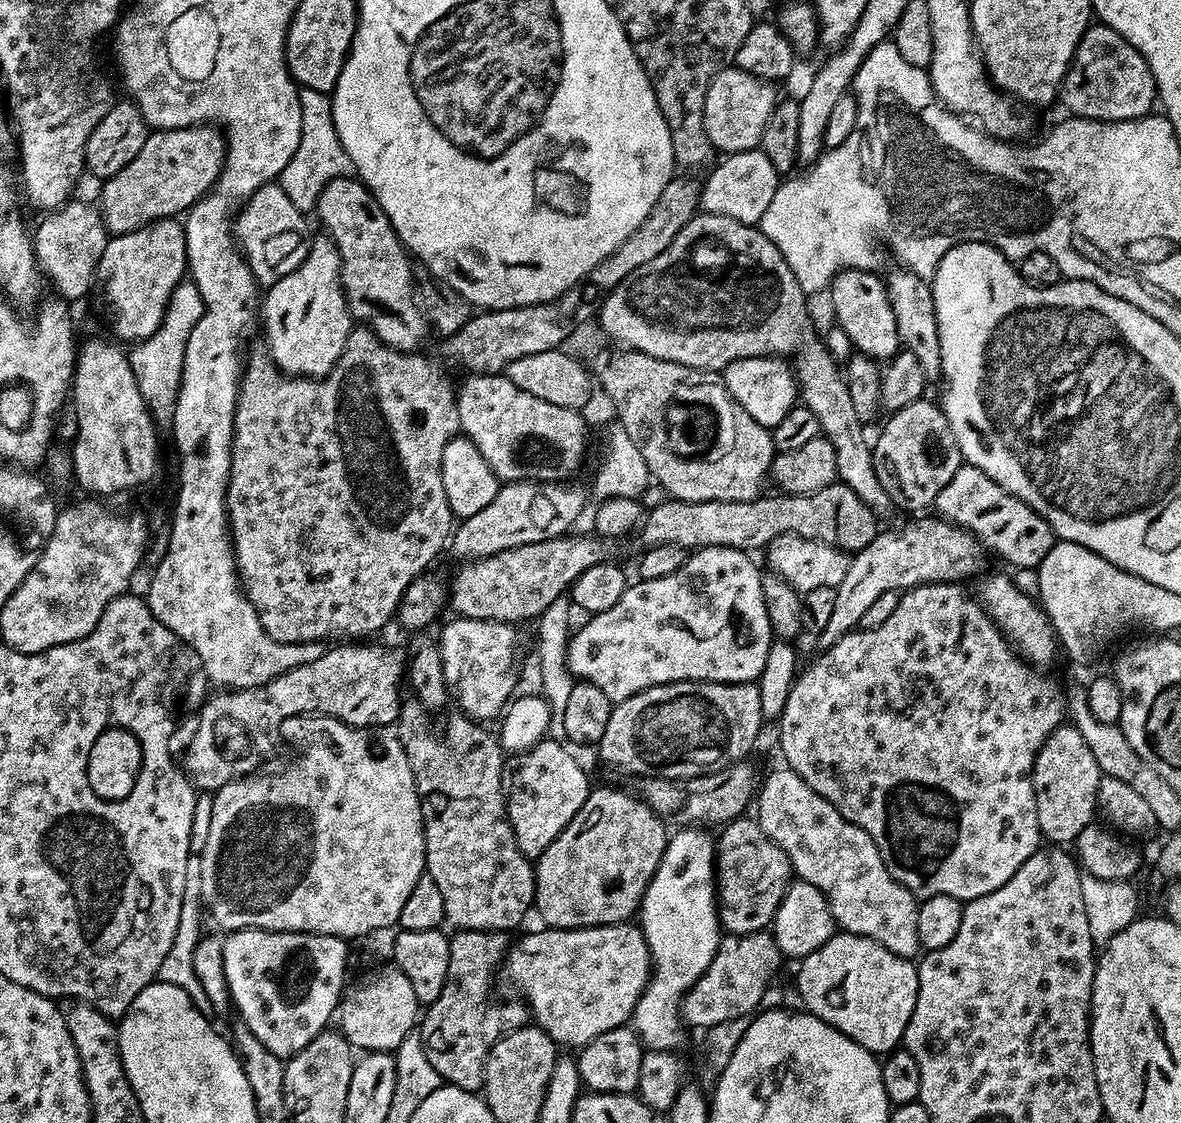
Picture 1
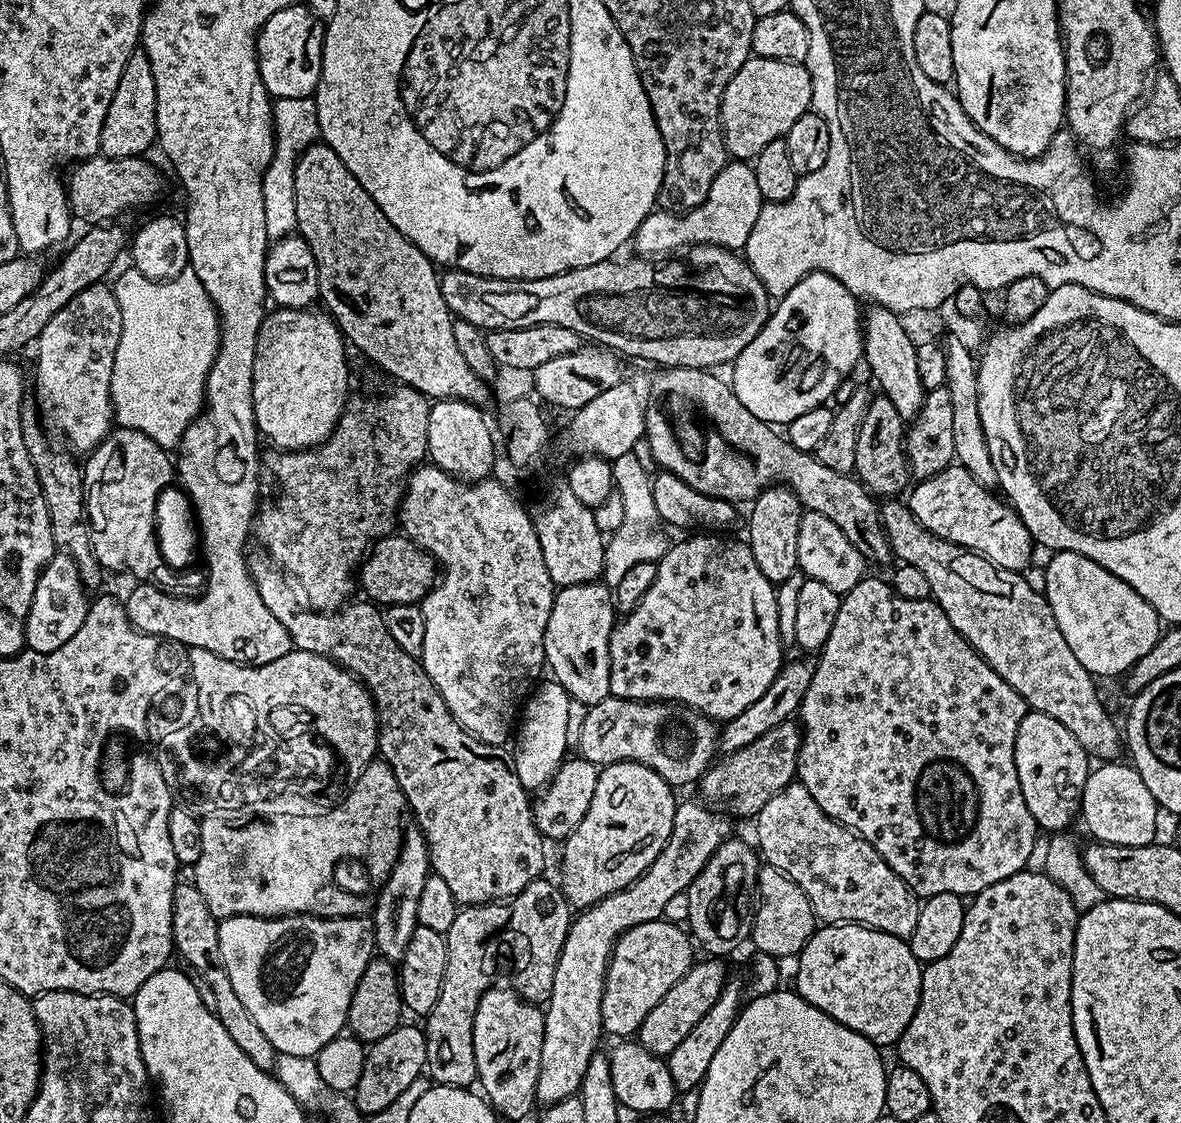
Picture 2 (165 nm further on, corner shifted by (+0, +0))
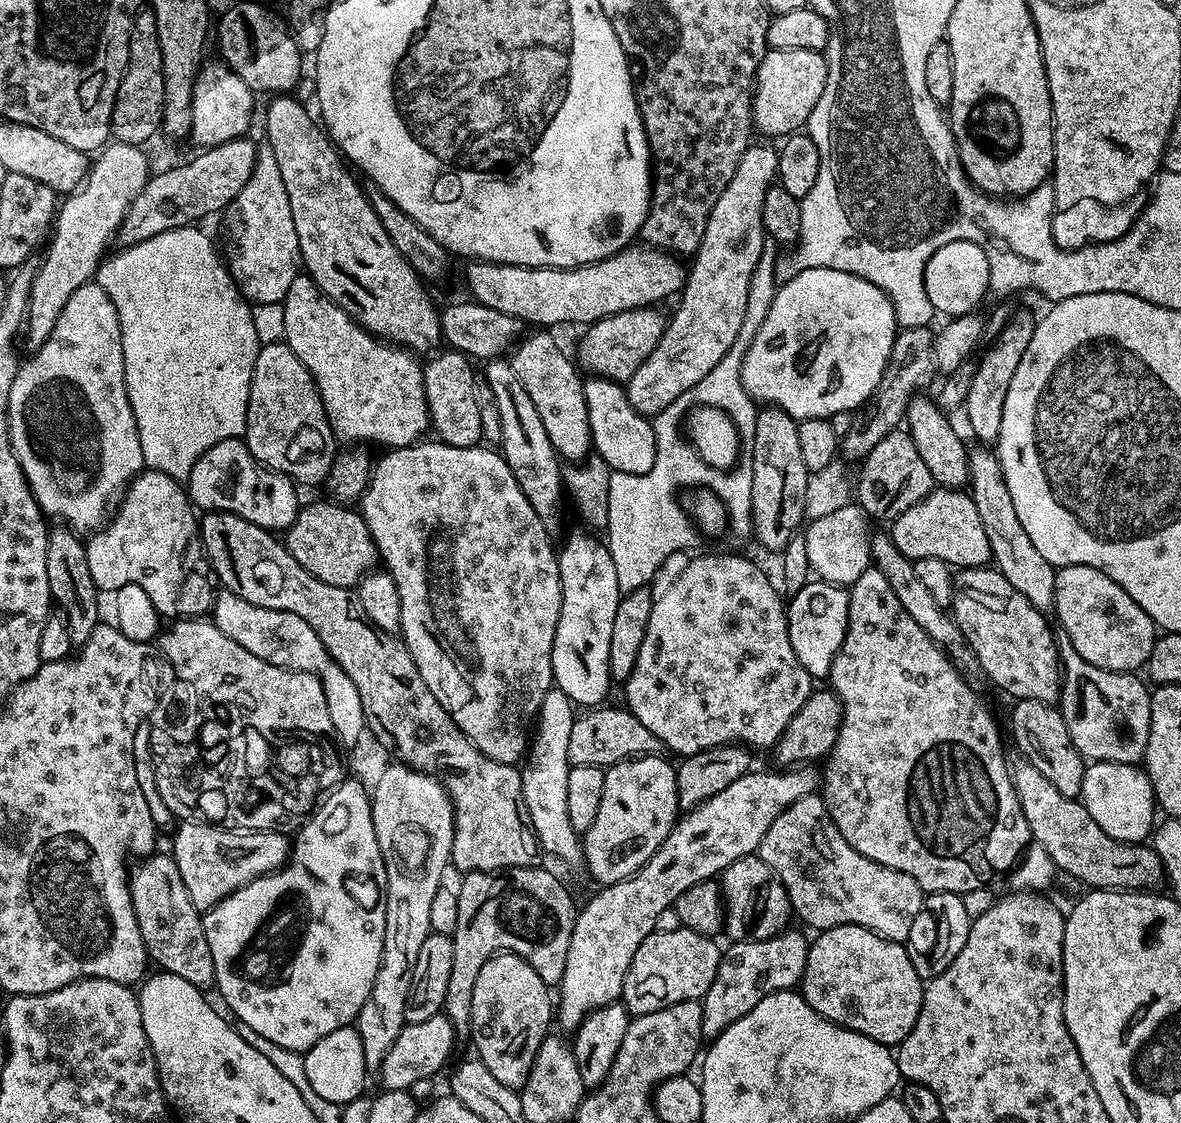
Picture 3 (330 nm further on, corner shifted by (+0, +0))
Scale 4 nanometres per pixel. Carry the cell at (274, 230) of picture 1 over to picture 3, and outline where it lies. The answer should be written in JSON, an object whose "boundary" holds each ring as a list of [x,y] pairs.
{"boundary":[[[300,274],[294,278],[283,300],[285,312],[285,330],[283,343],[298,354],[302,366],[310,370],[316,388],[326,410],[326,418],[332,427],[333,437],[337,441],[345,440],[348,446],[364,446],[369,440],[372,444],[385,444],[385,449],[405,448],[407,444],[417,443],[420,436],[430,428],[428,403],[424,393],[424,369],[421,361],[409,349],[385,342],[372,335],[357,324],[333,302],[311,276]]]}

